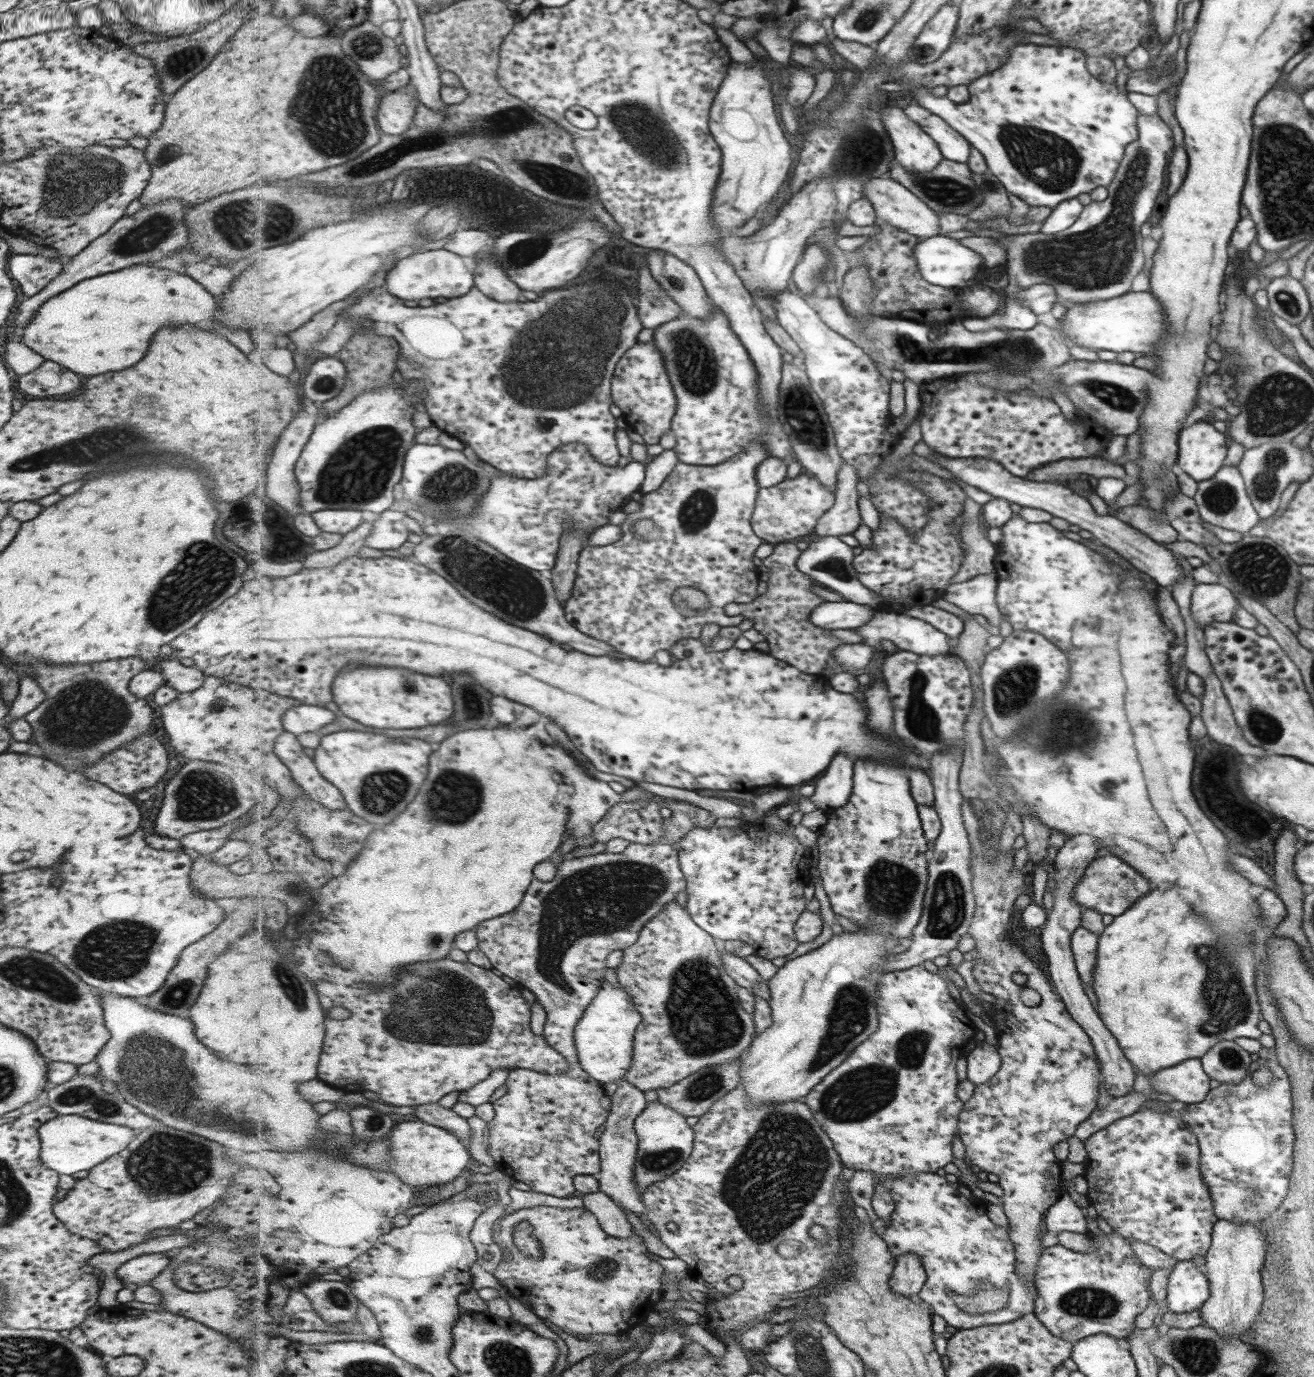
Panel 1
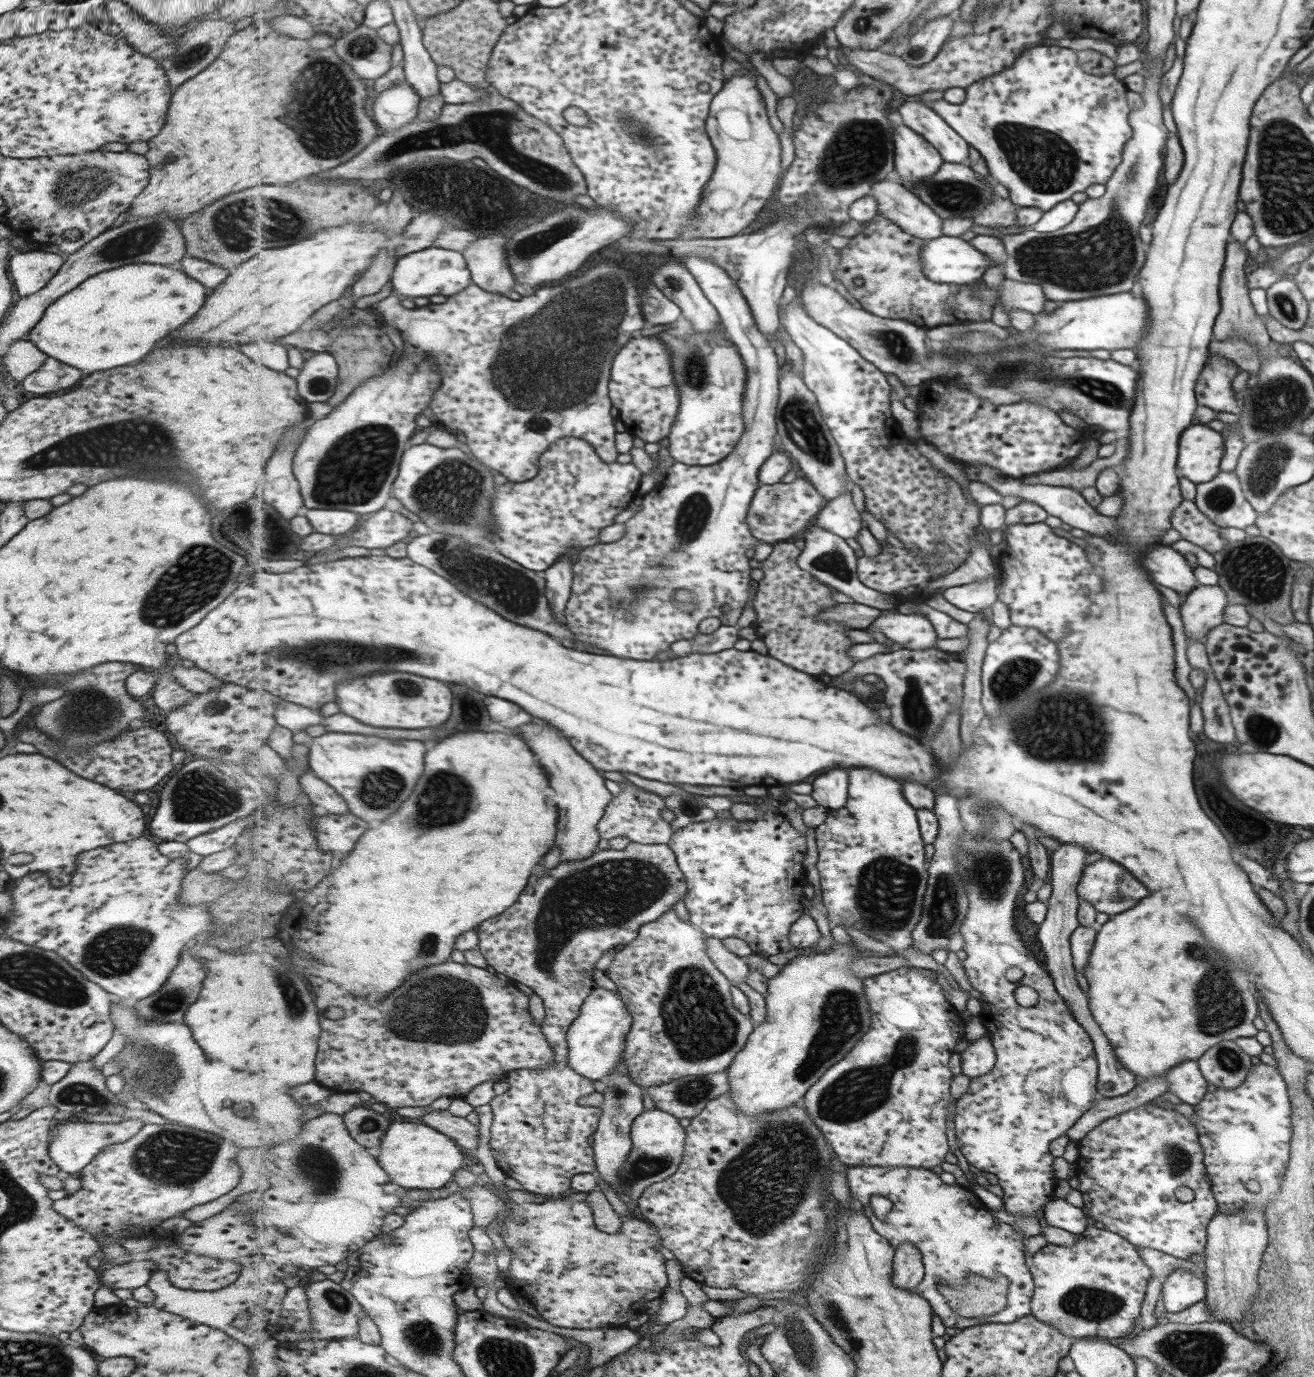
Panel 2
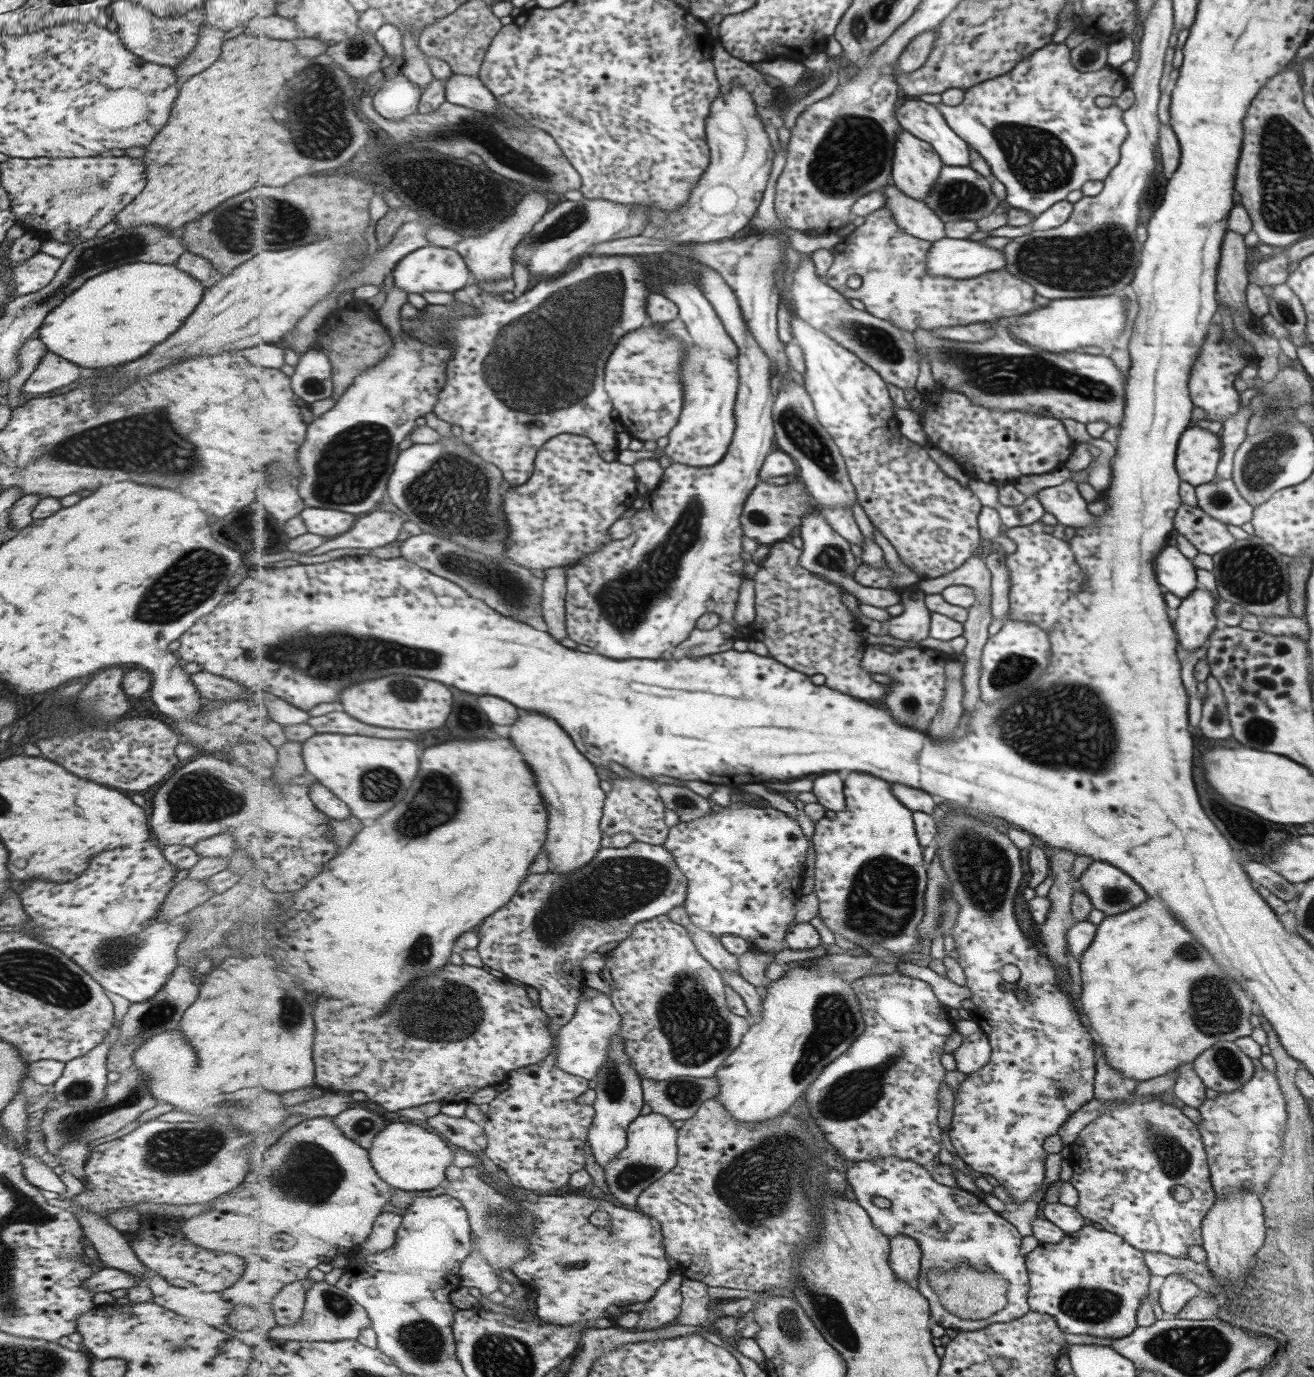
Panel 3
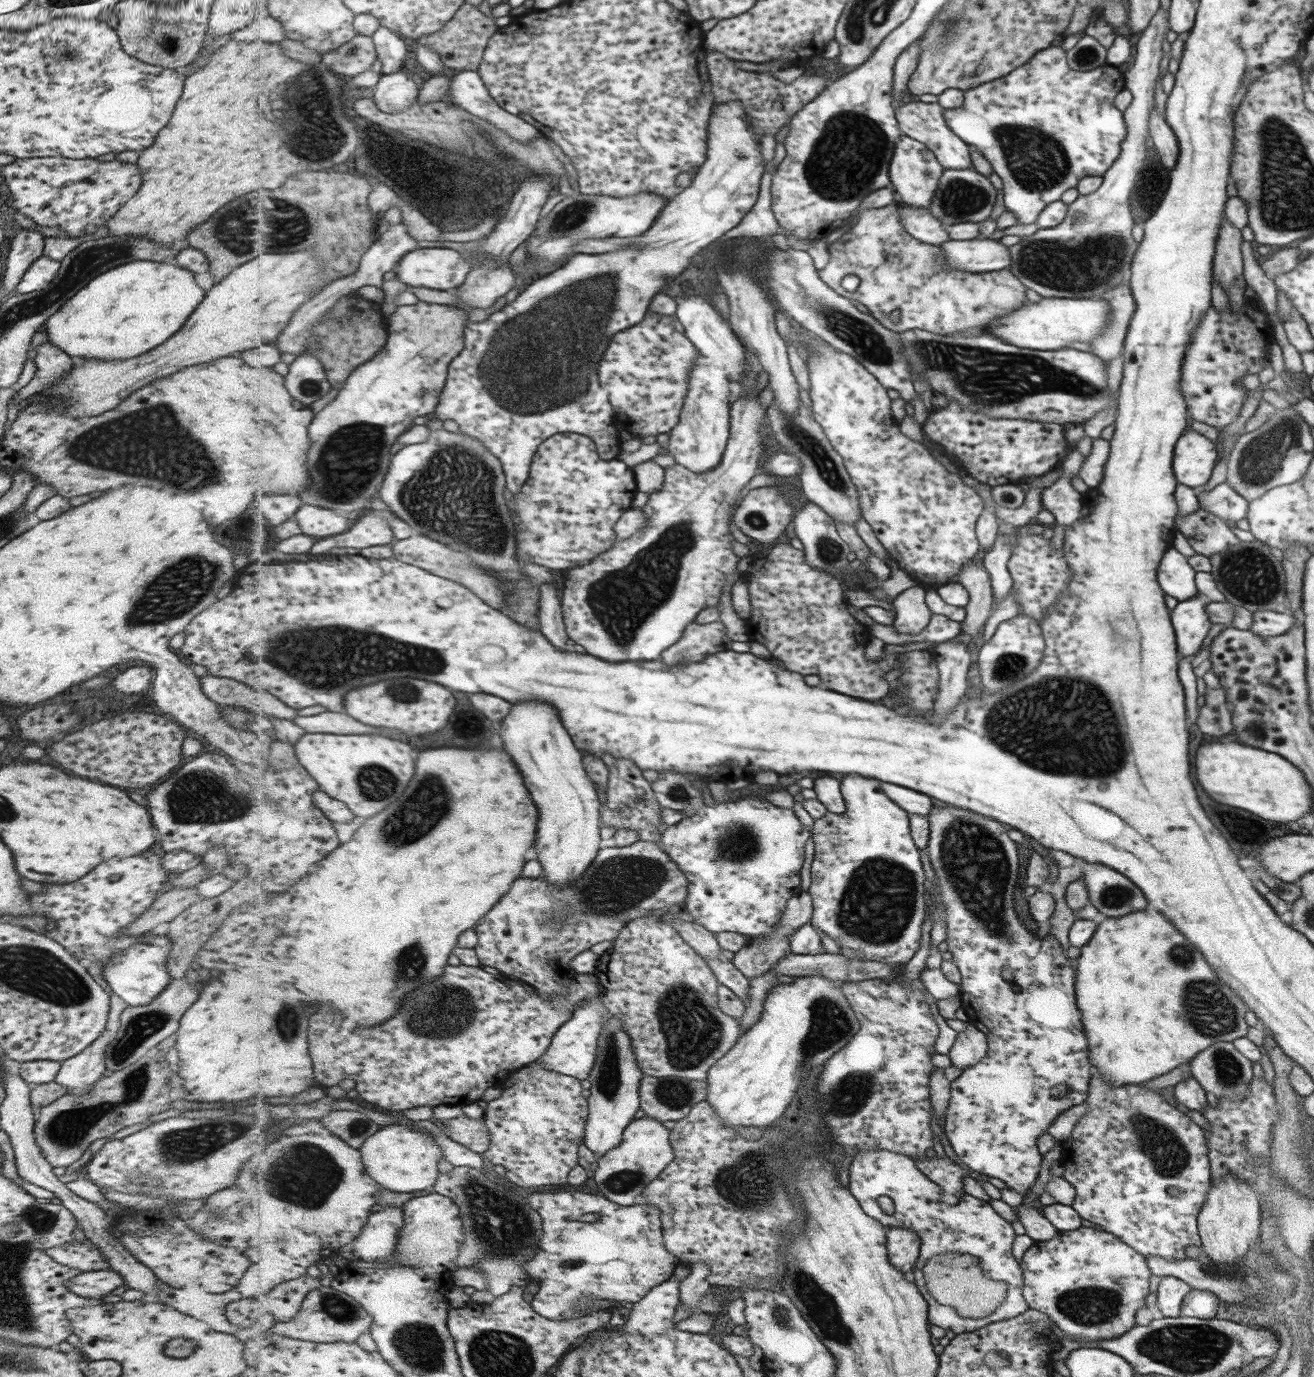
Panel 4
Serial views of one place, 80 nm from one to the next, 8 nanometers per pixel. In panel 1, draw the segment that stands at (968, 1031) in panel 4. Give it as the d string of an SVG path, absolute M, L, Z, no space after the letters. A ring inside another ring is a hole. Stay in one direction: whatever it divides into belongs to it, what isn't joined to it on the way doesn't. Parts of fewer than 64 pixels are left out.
M990 1037L981 1045L974 1047L968 1054L964 1054L966 1079L973 1085L985 1084L993 1080L1001 1069L1001 1056L998 1054L997 1048L993 1047L993 1043Z

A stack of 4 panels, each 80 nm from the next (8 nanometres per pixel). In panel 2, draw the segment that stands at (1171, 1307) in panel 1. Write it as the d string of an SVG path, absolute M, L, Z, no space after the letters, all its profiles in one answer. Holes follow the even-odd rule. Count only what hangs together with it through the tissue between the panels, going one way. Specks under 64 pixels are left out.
M1181 1268L1167 1275L1160 1286L1165 1313L1179 1313L1199 1301L1204 1301L1205 1292L1204 1280L1195 1278Z

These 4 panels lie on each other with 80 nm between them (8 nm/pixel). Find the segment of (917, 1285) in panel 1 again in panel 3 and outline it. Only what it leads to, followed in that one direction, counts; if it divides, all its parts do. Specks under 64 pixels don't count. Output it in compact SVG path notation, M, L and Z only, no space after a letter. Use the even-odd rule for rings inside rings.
M898 1234L890 1241L890 1263L894 1267L895 1275L905 1282L916 1285L921 1273L921 1250L918 1239Z

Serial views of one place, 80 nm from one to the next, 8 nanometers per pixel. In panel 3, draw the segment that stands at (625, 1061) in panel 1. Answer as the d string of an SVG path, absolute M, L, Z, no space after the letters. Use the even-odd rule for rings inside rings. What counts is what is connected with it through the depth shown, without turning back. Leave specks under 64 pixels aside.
M586 988L578 1002L578 1009L573 1020L565 1025L558 1034L558 1065L567 1074L586 1078L595 1082L599 1071L606 1066L610 1057L612 1038L623 1028L623 1015L617 1010L609 995Z

